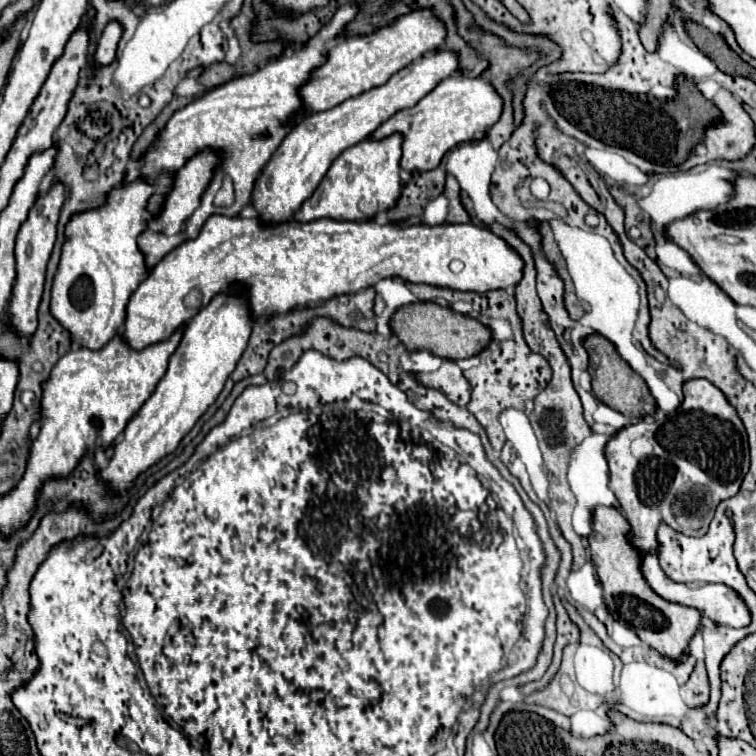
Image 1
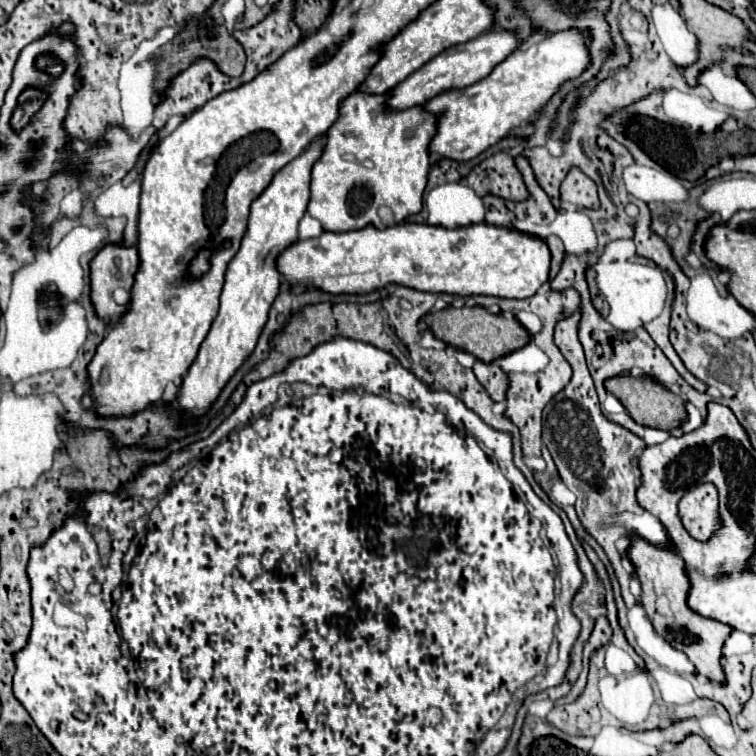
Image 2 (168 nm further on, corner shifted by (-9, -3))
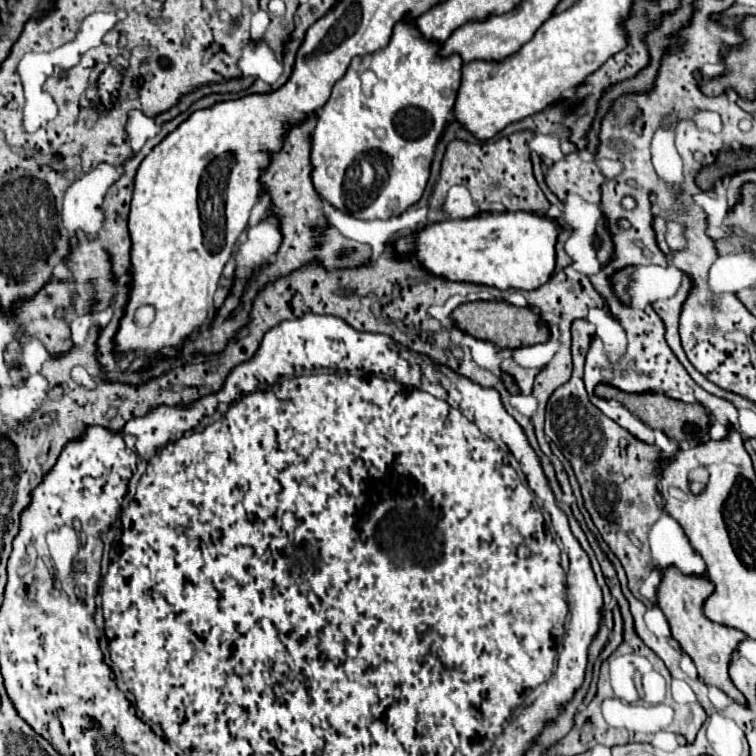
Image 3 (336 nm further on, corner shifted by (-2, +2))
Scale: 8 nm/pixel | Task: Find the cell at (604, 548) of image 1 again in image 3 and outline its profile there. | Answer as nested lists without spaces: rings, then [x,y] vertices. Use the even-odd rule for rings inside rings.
[[[667,568],[663,572],[661,578],[661,586],[657,592],[657,606],[663,610],[663,614],[667,616],[669,624],[671,624],[671,632],[673,638],[681,644],[681,648],[691,656],[691,660],[695,662],[699,676],[705,684],[709,686],[717,686],[719,690],[723,690],[731,700],[735,700],[737,704],[747,706],[745,696],[733,686],[727,670],[729,670],[729,662],[733,658],[733,652],[737,650],[737,646],[747,638],[741,630],[735,628],[727,628],[723,624],[711,622],[709,618],[705,618],[701,606],[705,604],[705,598],[709,598],[709,594],[713,594],[713,584],[705,578],[699,576],[685,576],[675,568]]]

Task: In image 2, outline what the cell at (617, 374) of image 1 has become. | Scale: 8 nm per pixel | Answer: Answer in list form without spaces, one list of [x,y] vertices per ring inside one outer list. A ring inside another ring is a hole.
[[[616,375],[604,381],[604,387],[620,399],[620,403],[626,407],[630,417],[644,427],[658,427],[658,429],[674,429],[686,419],[686,409],[684,409],[684,399],[660,383],[648,379],[648,377],[634,377],[634,375]]]

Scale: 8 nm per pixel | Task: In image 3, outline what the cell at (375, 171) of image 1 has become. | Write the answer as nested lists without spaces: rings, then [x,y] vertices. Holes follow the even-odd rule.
[[[415,18],[401,20],[401,22],[395,24],[391,42],[389,42],[383,50],[377,50],[377,52],[367,54],[367,56],[363,56],[363,58],[353,58],[353,62],[351,62],[349,72],[345,74],[345,78],[341,78],[341,80],[333,86],[331,98],[329,98],[327,104],[319,110],[317,126],[315,126],[315,130],[313,130],[311,162],[313,162],[313,166],[315,166],[315,170],[313,170],[313,186],[315,186],[315,190],[319,192],[319,196],[321,196],[325,202],[333,204],[333,206],[339,208],[343,214],[349,214],[349,216],[359,218],[359,220],[387,220],[387,218],[399,216],[403,210],[407,210],[409,206],[413,206],[413,204],[421,198],[421,194],[423,194],[423,190],[425,190],[425,186],[427,186],[427,180],[429,180],[429,170],[431,170],[431,162],[433,162],[433,154],[435,154],[435,144],[437,144],[437,140],[439,140],[439,136],[441,136],[445,124],[449,122],[449,114],[451,114],[451,110],[453,110],[453,106],[455,106],[457,90],[459,90],[459,84],[461,84],[461,68],[463,68],[463,60],[461,60],[459,54],[441,56],[439,50],[441,50],[441,42],[429,42],[429,40],[421,34],[421,30],[417,30]],[[365,70],[373,70],[373,72],[377,74],[377,78],[379,78],[377,86],[373,88],[373,96],[371,96],[371,98],[363,96],[363,92],[361,92],[361,78],[359,78],[359,76],[361,76]],[[363,162],[367,162],[367,164],[373,168],[375,174],[371,174],[371,176],[365,178],[365,174],[363,174],[363,166],[365,166],[365,164],[363,164]]]

